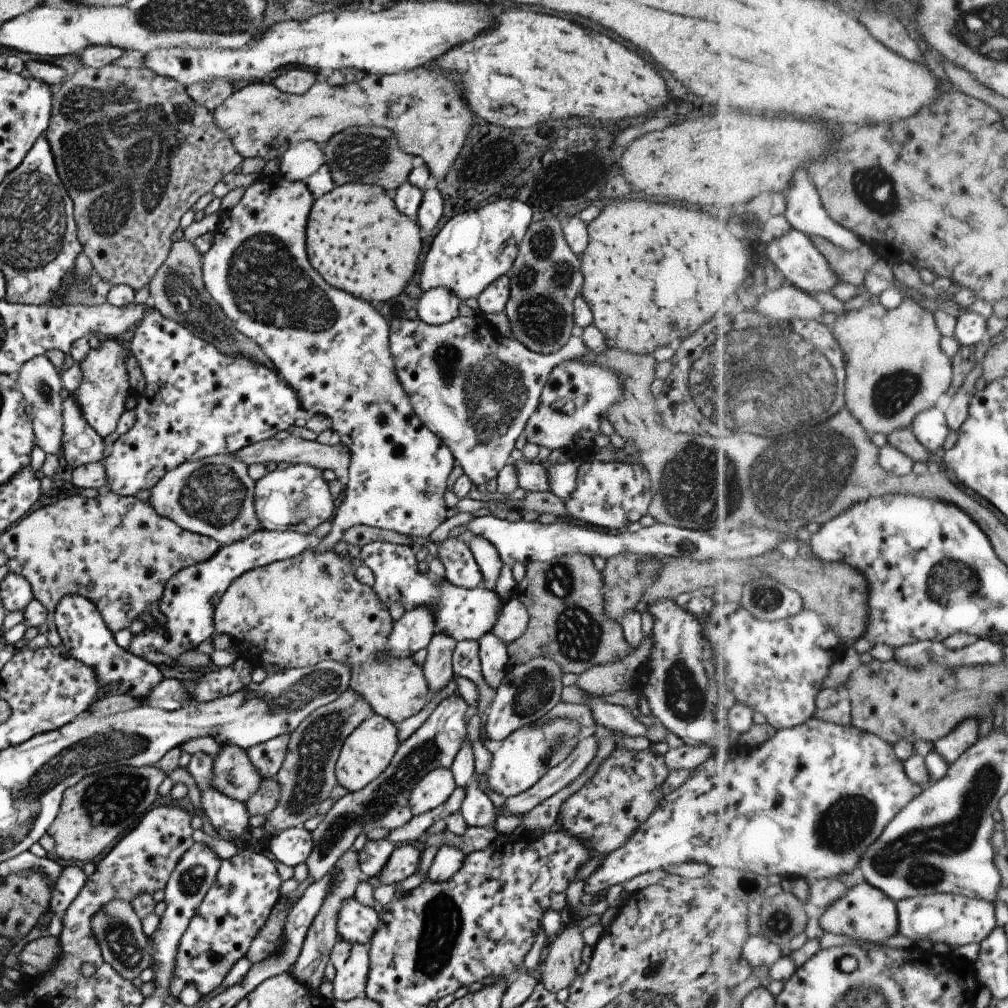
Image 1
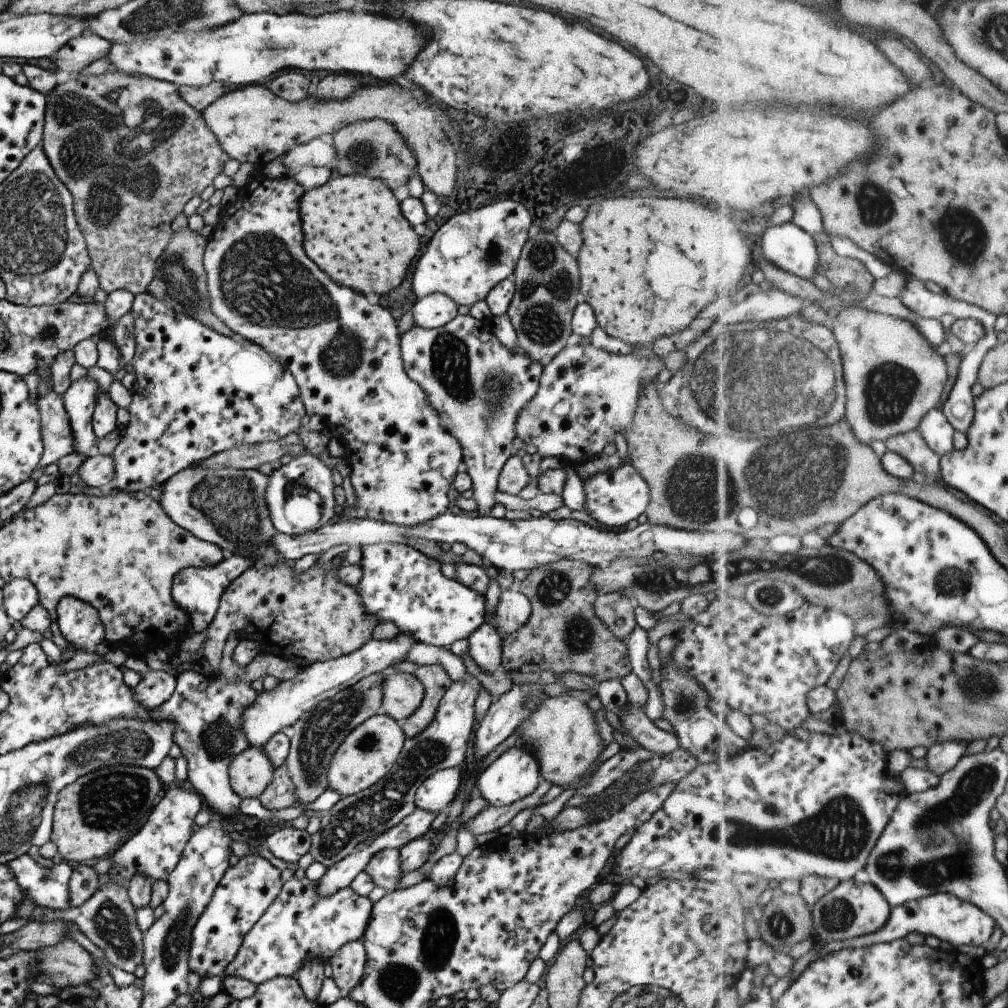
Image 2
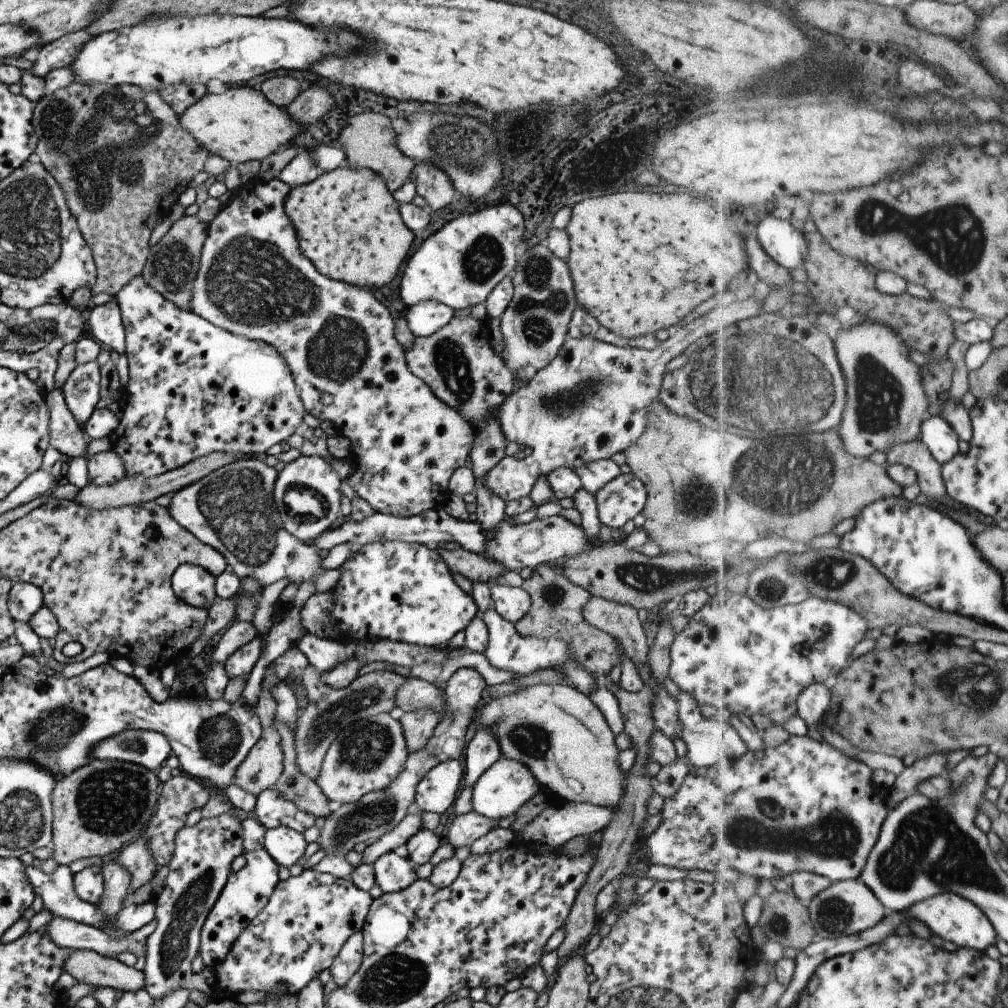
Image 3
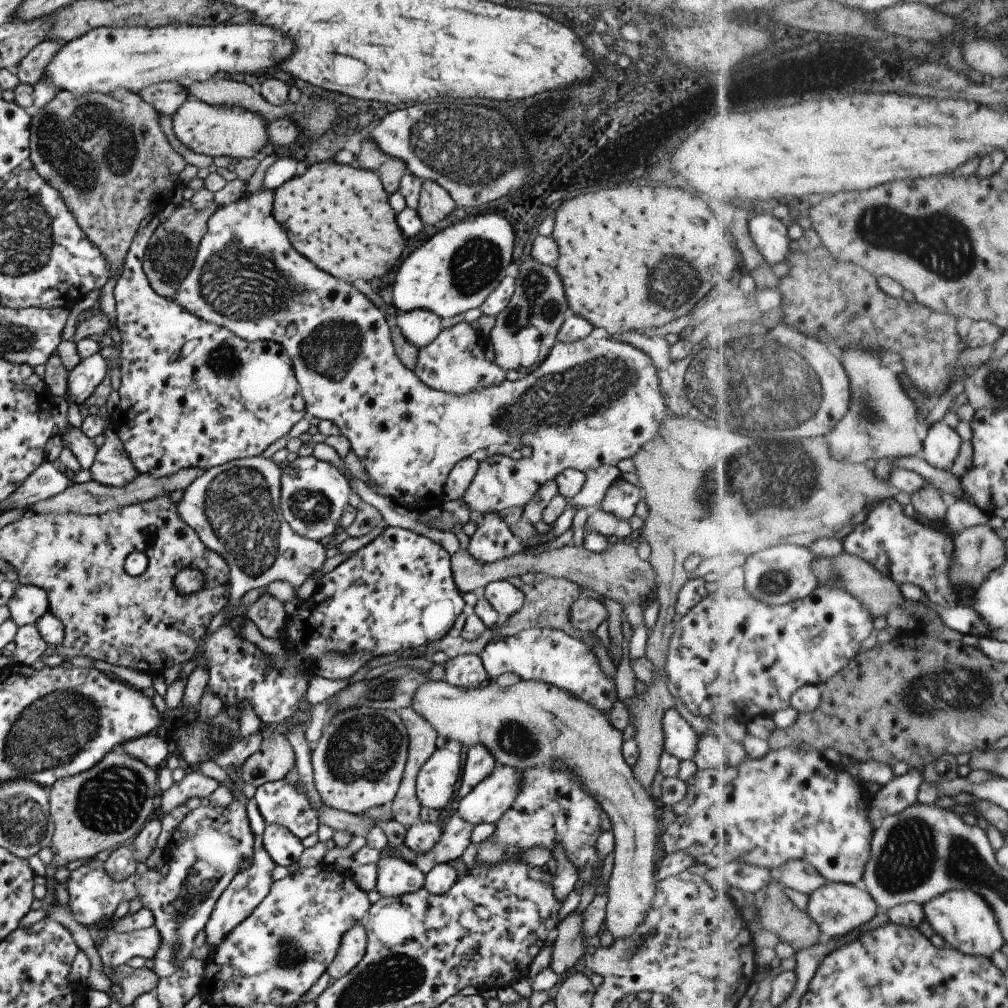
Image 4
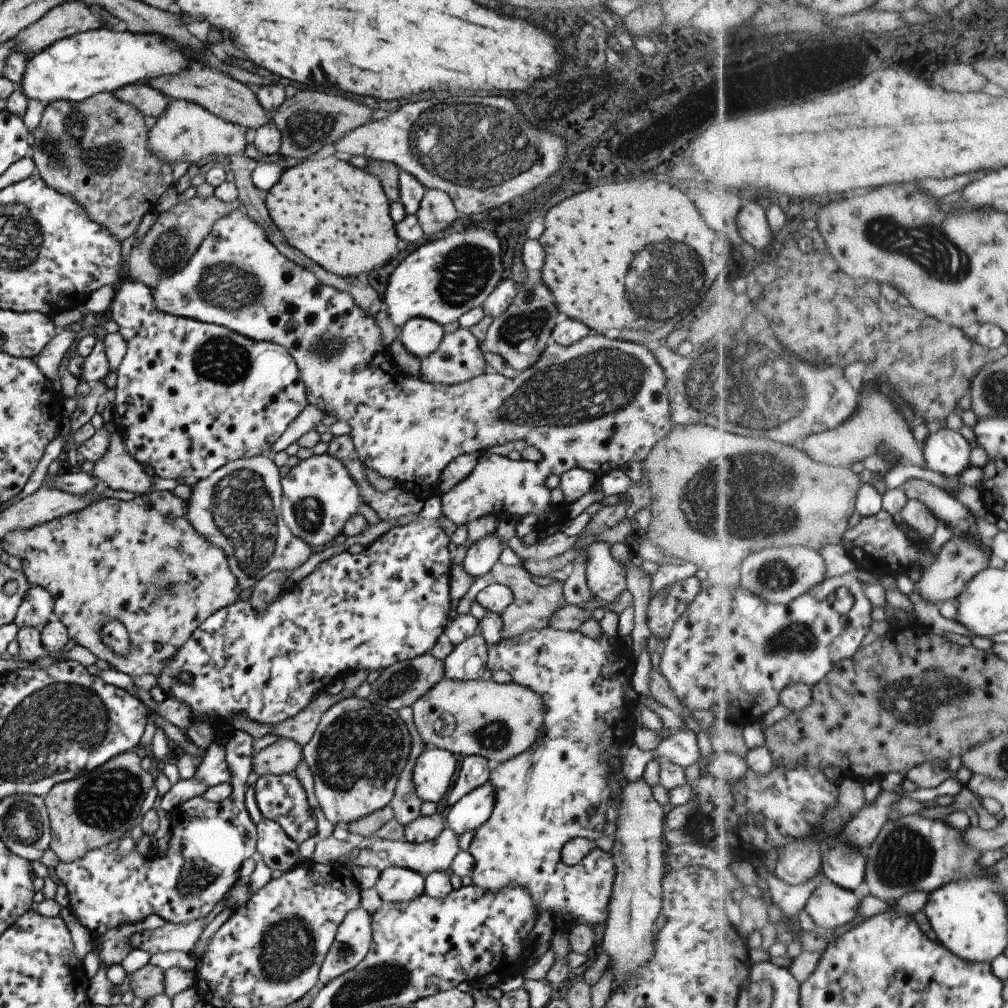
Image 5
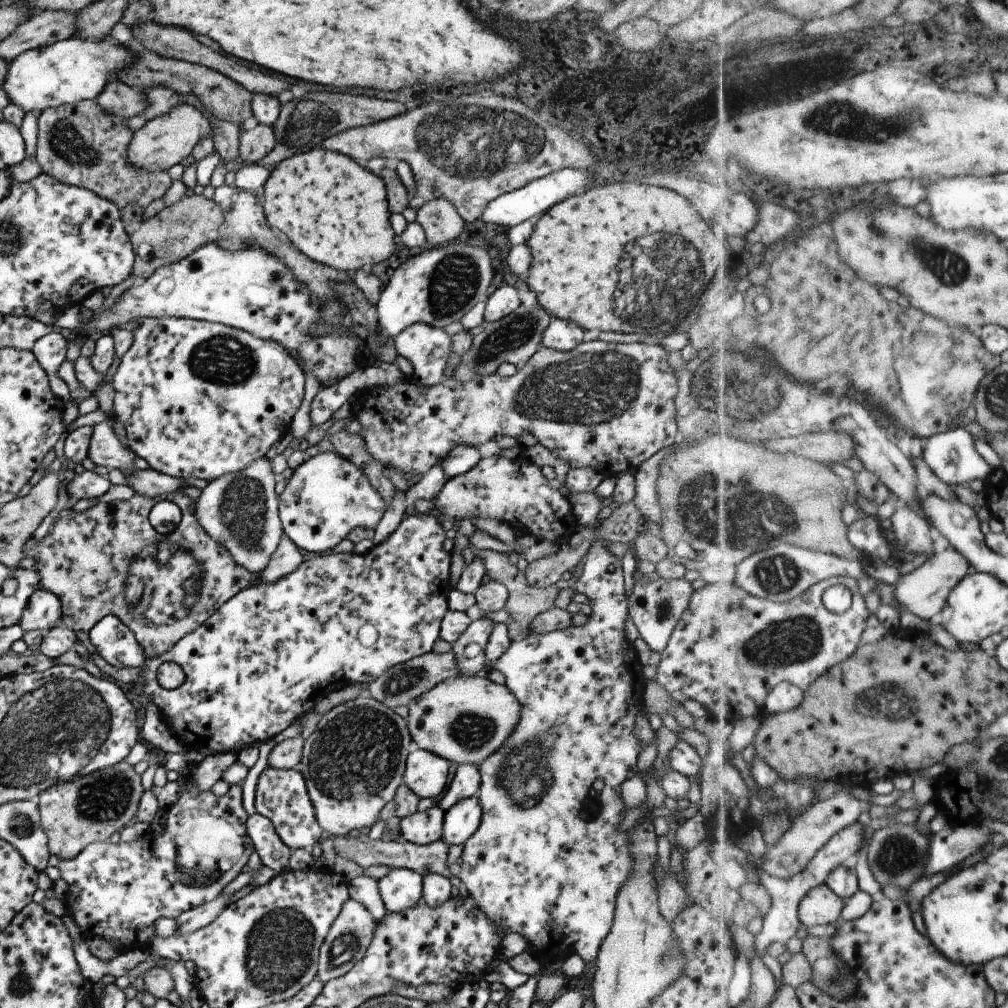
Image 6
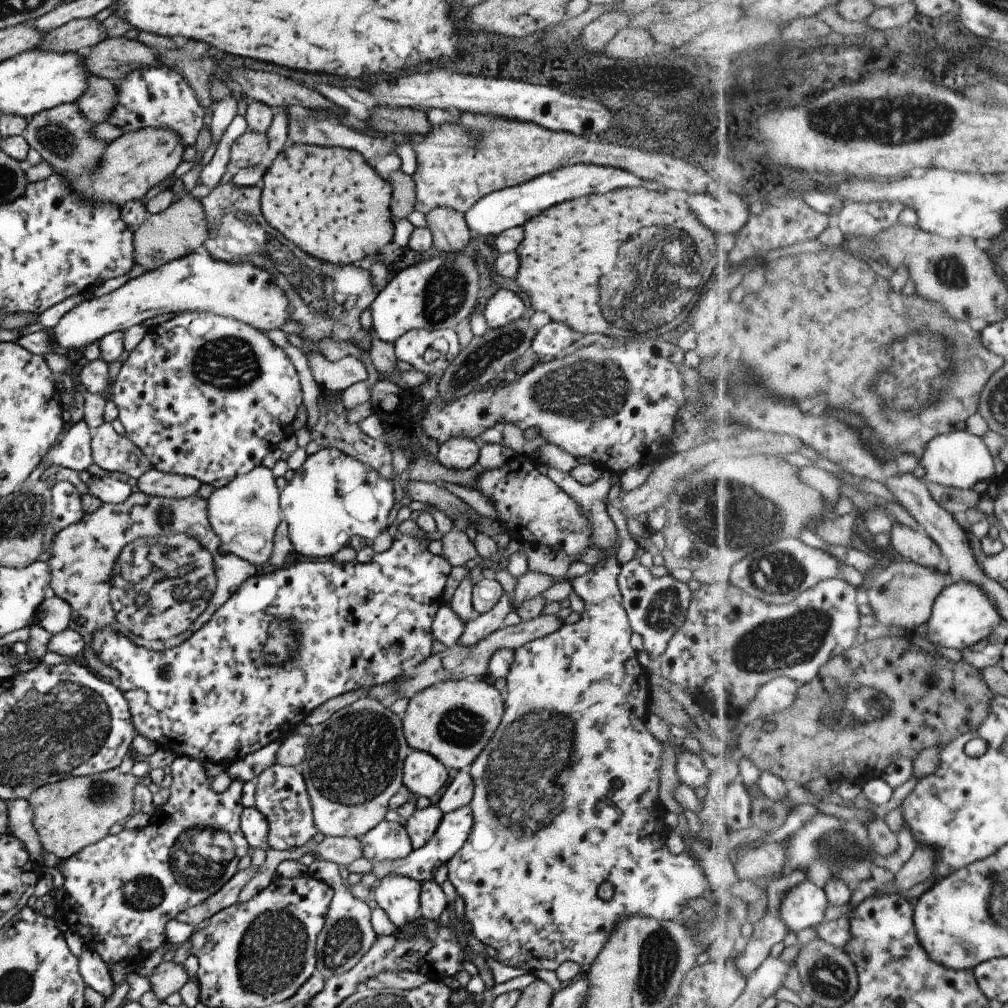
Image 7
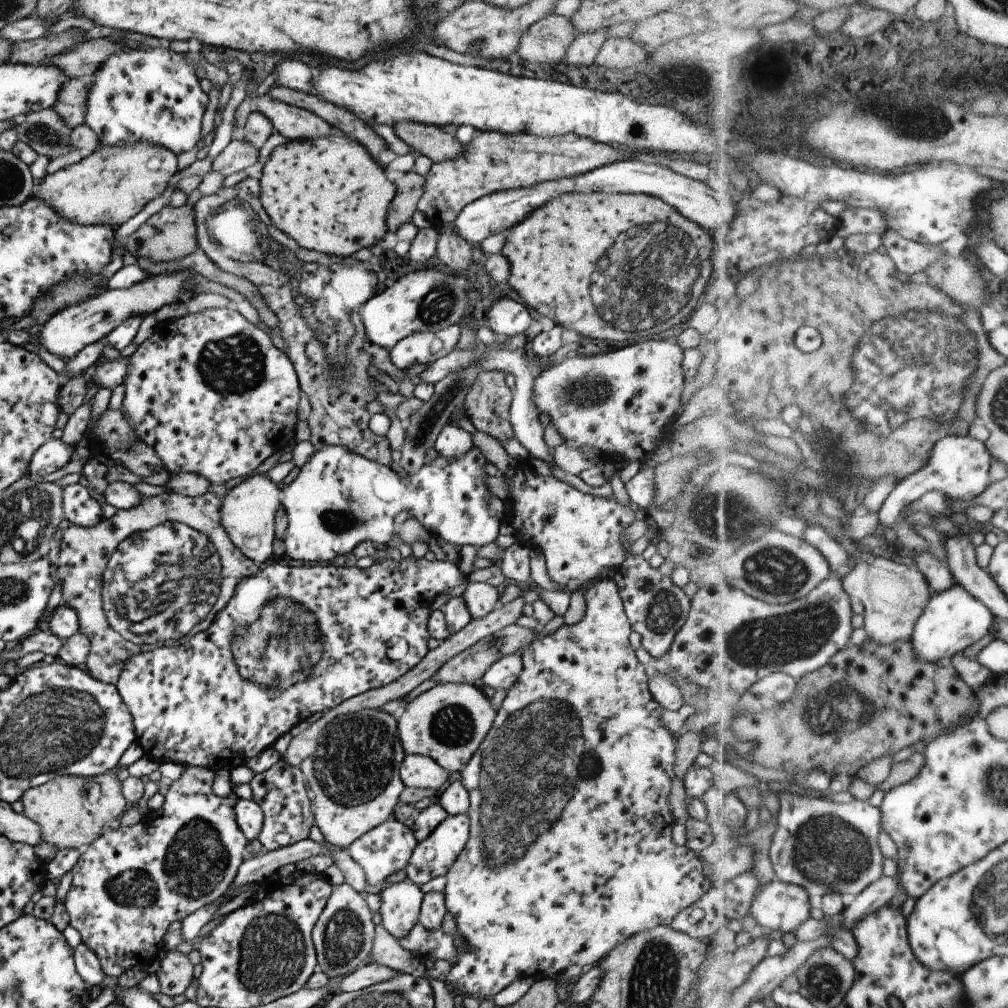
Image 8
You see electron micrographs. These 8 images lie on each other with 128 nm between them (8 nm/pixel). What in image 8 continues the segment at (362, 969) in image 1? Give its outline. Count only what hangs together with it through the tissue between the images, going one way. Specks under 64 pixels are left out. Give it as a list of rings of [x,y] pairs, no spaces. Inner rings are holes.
[[[347,883],[332,885],[329,898],[326,900],[323,910],[318,916],[317,922],[312,928],[312,943],[316,952],[315,971],[322,972],[330,981],[342,978],[352,973],[357,967],[361,967],[364,958],[370,954],[374,935],[374,924],[371,921],[372,912],[369,910],[363,894],[353,890]]]

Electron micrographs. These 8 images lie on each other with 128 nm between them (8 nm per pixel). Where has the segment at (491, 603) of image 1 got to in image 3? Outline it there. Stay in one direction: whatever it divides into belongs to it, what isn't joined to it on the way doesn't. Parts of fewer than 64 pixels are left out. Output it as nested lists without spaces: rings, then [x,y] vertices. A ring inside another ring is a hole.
[[[403,541],[366,544],[356,548],[353,556],[347,557],[339,570],[340,577],[332,592],[334,602],[327,613],[327,619],[330,620],[331,632],[335,632],[340,640],[366,642],[367,638],[373,638],[439,647],[447,644],[456,632],[464,630],[478,612],[471,595],[455,585],[442,558],[434,550],[420,544]]]

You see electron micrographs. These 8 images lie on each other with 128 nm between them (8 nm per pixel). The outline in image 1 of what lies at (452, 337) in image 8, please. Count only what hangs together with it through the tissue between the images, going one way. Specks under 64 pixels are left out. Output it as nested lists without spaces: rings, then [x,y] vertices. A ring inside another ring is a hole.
[[[435,287],[421,293],[415,310],[425,324],[440,325],[458,316],[460,303],[460,298],[451,291]]]

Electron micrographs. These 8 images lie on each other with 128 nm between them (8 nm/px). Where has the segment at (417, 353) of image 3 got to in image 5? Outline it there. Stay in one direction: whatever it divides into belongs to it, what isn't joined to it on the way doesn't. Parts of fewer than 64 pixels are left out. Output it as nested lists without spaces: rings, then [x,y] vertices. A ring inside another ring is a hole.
[[[457,327],[453,332],[446,332],[438,347],[420,360],[417,376],[425,383],[436,385],[456,385],[481,376],[487,364],[478,346],[477,339],[468,328]],[[494,533],[487,534],[466,548],[461,566],[474,579],[490,573],[490,568],[498,560],[503,548],[511,549],[511,544],[510,541],[500,541]]]

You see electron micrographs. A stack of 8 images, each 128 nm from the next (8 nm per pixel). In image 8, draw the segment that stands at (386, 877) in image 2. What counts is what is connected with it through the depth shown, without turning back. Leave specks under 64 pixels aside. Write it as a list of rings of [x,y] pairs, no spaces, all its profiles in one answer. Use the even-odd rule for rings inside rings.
[[[405,878],[398,883],[384,885],[379,896],[379,910],[383,928],[395,940],[409,934],[418,921],[423,895],[419,886]]]

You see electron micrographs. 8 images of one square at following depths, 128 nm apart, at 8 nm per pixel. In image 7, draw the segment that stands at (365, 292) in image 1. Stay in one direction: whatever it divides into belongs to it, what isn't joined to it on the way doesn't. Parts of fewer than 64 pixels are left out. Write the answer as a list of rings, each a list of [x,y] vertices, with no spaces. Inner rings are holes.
[[[287,143],[266,168],[261,182],[259,204],[267,224],[320,262],[340,266],[354,264],[365,256],[379,254],[383,246],[392,242],[391,186],[355,150]]]

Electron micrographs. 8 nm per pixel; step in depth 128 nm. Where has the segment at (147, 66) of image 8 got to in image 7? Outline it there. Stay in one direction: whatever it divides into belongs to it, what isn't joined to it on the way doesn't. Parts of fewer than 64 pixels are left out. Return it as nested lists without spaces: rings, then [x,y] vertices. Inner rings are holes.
[[[159,64],[155,68],[133,68],[133,72],[123,74],[123,78],[115,83],[117,104],[105,118],[107,124],[121,128],[123,134],[141,130],[141,128],[167,128],[173,130],[181,146],[194,145],[200,128],[203,126],[204,111],[195,98],[191,86],[177,74]]]

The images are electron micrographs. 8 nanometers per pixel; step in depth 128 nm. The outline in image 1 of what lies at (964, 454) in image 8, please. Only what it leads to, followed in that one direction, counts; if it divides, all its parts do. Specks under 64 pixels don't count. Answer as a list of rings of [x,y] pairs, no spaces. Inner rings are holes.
[[[933,407],[920,412],[911,426],[915,436],[928,448],[929,452],[939,456],[943,452],[945,438],[949,436],[946,413]]]

